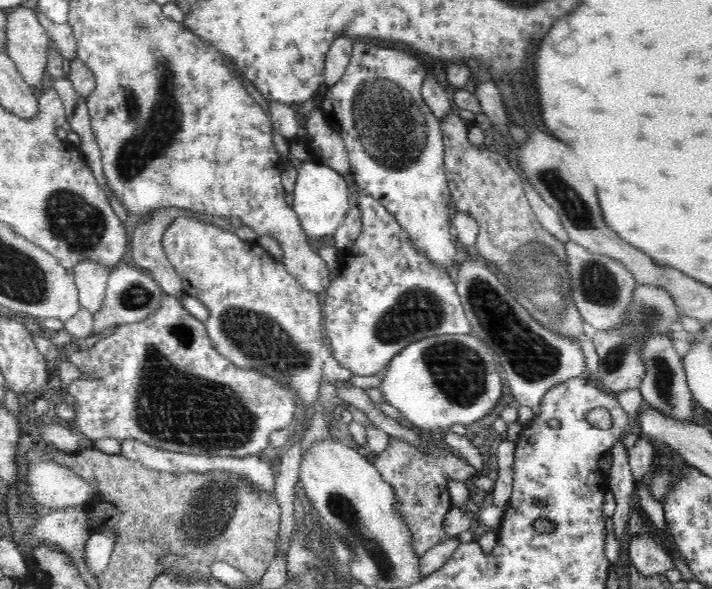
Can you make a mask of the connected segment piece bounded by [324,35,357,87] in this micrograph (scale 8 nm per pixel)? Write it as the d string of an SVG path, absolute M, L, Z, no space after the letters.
M342 35L336 38L329 47L325 58L325 85L332 87L346 72L346 68L352 59L353 44L356 38Z

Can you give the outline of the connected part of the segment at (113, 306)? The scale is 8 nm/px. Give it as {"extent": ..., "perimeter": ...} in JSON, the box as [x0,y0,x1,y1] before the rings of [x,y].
{"extent":[94,264,165,332],"perimeter":[[[120,264],[109,274],[105,290],[104,303],[100,312],[94,315],[94,324],[98,324],[94,330],[102,332],[108,326],[137,323],[149,318],[157,312],[161,306],[161,300],[165,292],[160,285],[143,269],[132,267],[132,265]]]}

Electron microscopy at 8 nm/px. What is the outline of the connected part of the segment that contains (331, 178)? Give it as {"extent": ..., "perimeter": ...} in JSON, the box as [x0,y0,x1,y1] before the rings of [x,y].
{"extent":[292,160,350,239],"perimeter":[[[312,160],[302,162],[297,171],[296,188],[292,192],[292,209],[297,214],[306,237],[320,239],[334,235],[350,210],[350,192],[346,180],[336,170]]]}

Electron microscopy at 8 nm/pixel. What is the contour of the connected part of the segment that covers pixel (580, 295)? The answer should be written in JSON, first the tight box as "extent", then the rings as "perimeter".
{"extent":[564,240,639,331],"perimeter":[[[570,240],[564,243],[564,246],[570,260],[572,296],[580,318],[598,331],[616,328],[624,320],[624,312],[628,312],[629,305],[633,304],[632,292],[639,285],[636,279],[632,278],[628,269],[622,263],[616,262],[616,259],[594,254]]]}

